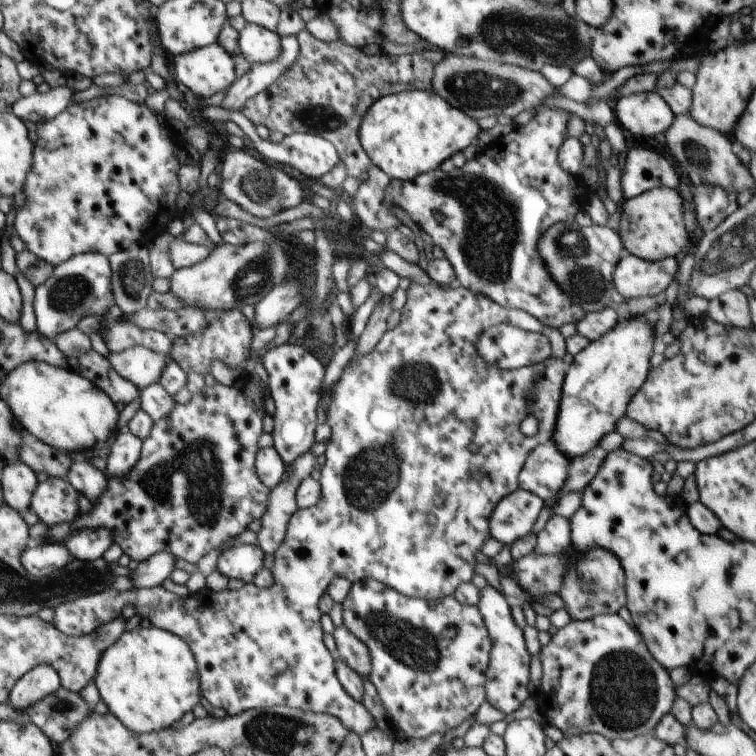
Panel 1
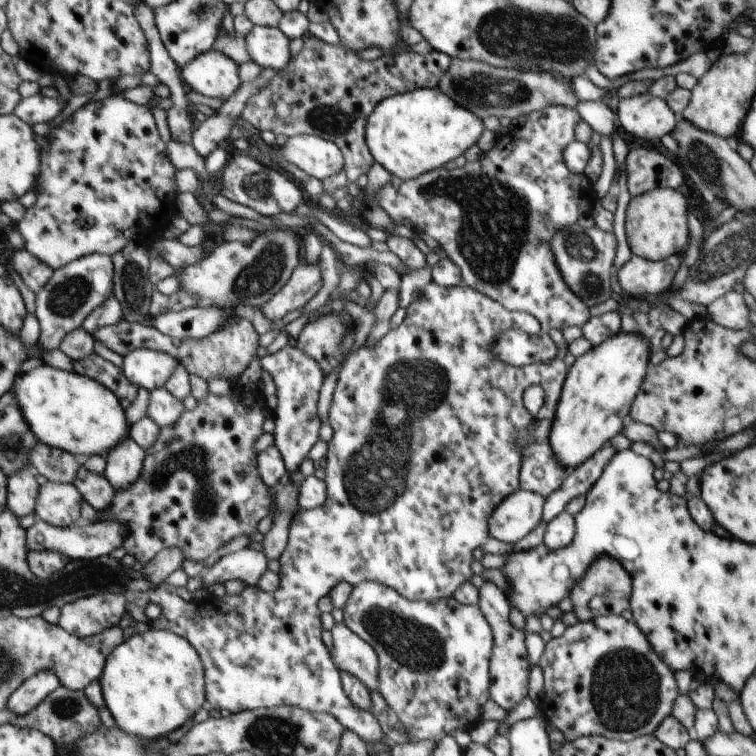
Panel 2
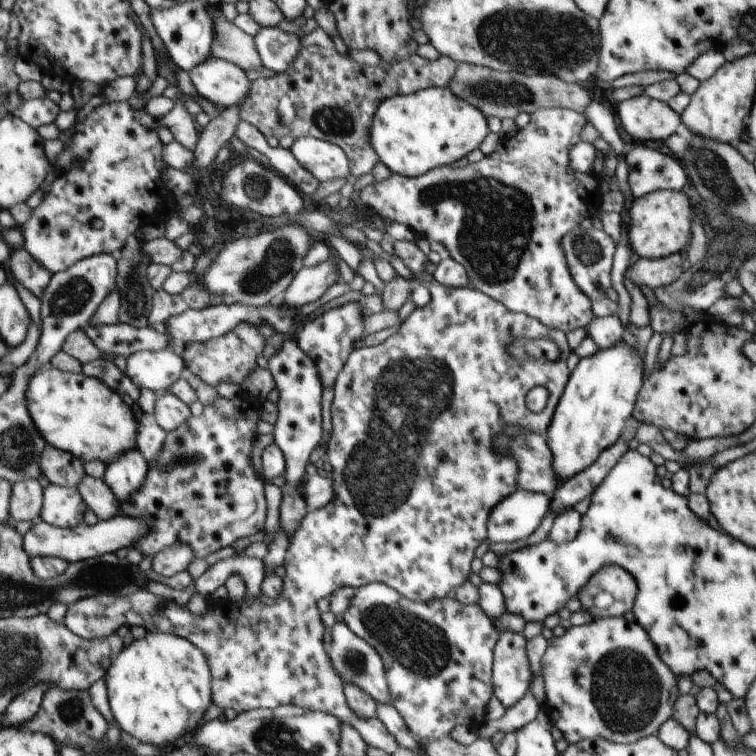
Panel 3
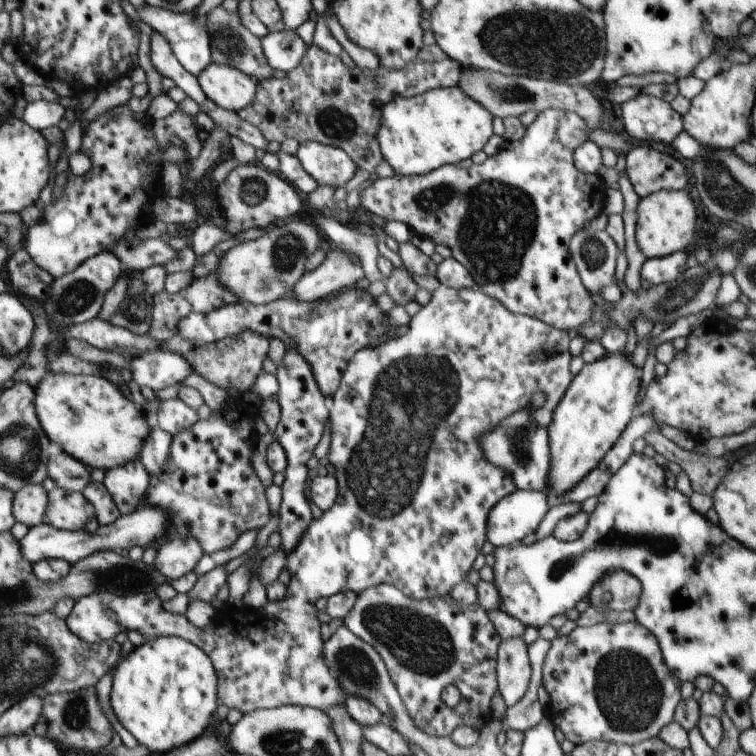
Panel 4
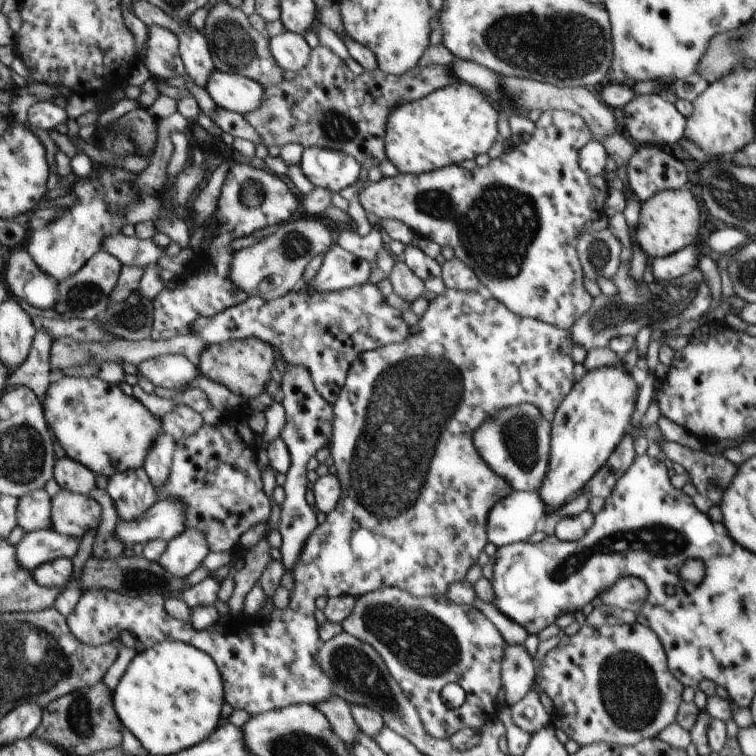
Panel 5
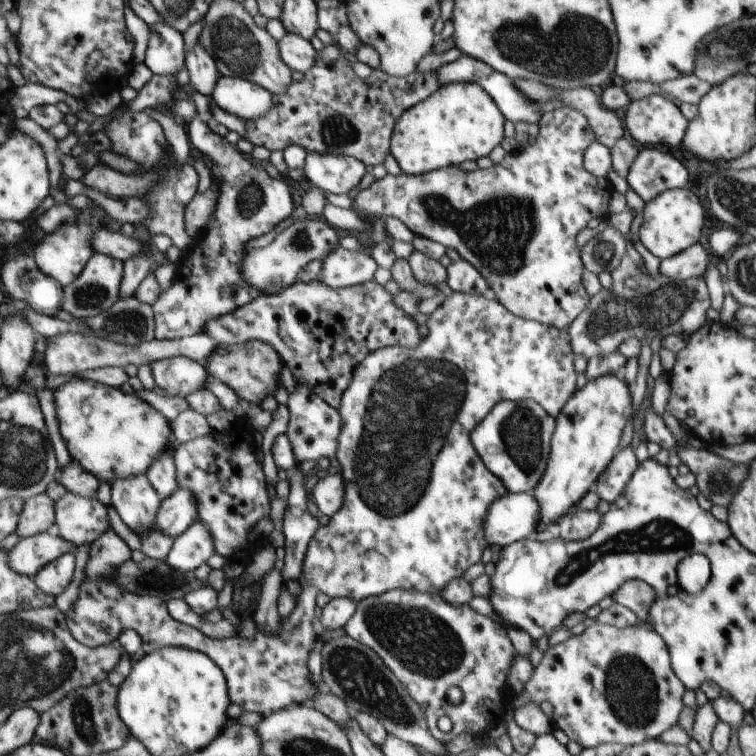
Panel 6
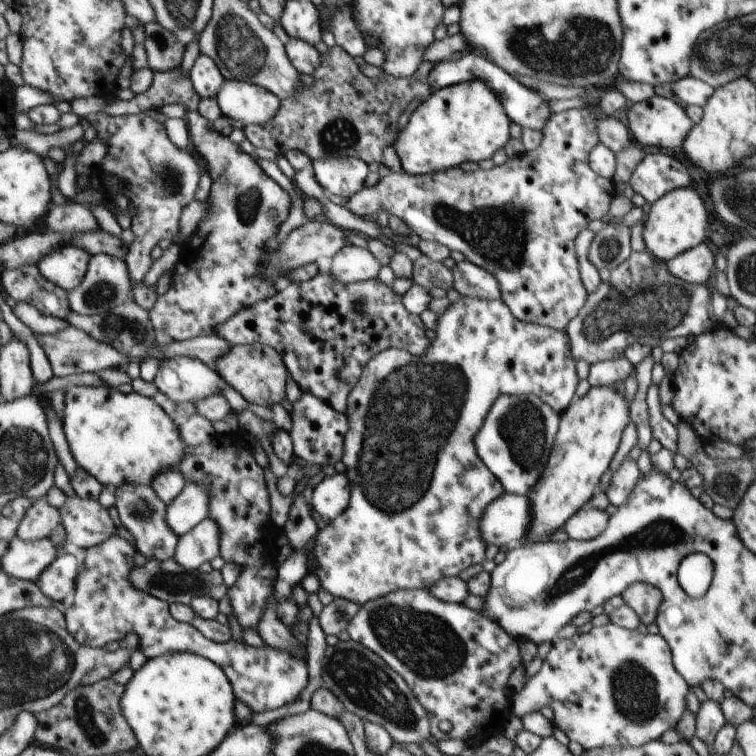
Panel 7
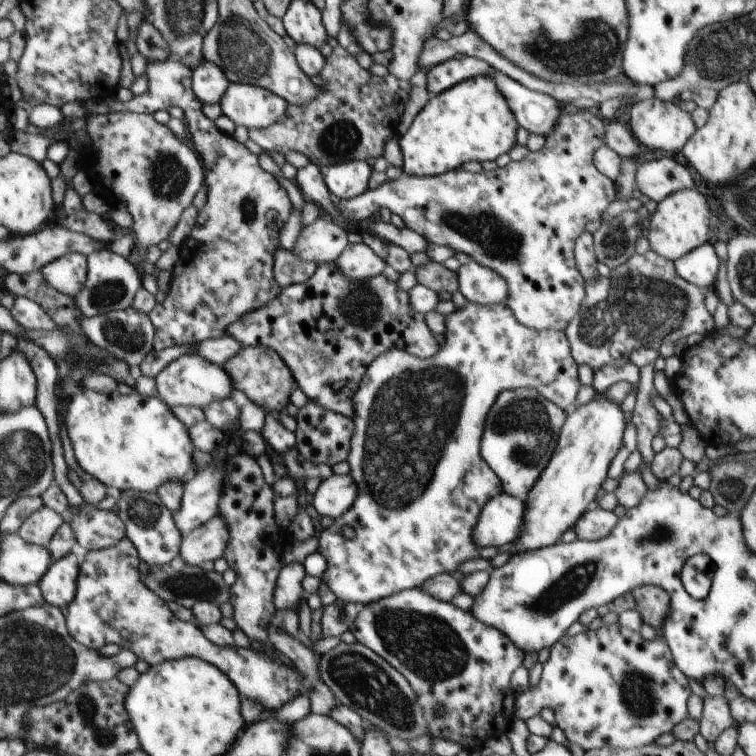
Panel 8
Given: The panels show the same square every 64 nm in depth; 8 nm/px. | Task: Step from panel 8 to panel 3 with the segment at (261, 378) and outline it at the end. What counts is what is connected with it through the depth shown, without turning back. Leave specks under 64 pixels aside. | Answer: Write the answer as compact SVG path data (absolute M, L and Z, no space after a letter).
M241 323L233 332L228 335L217 337L209 342L190 343L182 351L182 358L187 362L188 372L198 375L208 385L218 386L220 382L235 383L241 385L258 366L260 354L264 354L264 348L268 339L260 330L251 323Z

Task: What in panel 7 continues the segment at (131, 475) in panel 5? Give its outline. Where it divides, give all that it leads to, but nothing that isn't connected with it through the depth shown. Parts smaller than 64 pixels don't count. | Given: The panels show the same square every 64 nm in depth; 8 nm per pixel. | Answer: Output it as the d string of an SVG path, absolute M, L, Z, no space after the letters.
M127 483L117 490L116 507L121 521L136 540L136 548L148 559L168 561L175 558L181 537L167 522L168 504L156 493L152 485Z

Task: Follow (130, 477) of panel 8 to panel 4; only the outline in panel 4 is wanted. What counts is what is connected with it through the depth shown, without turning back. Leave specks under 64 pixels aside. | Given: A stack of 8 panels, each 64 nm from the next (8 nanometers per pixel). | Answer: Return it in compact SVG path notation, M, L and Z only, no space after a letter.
M50 370L35 392L35 404L44 430L64 451L89 468L102 468L108 472L142 458L152 430L146 420L146 410L134 399L128 400L121 388L106 376L55 373Z

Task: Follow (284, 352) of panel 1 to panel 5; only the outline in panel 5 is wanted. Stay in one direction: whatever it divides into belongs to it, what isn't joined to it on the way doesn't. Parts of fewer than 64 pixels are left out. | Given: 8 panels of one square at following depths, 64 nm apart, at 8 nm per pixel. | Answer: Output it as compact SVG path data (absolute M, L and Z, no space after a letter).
M288 362L285 375L282 377L282 404L286 410L286 425L281 432L281 438L291 449L293 464L284 484L286 500L281 506L280 531L283 536L283 559L289 572L293 572L303 556L304 548L312 534L319 528L316 509L308 502L308 490L311 488L308 480L308 464L310 460L327 446L330 449L334 432L335 414L330 401L324 398L316 387L312 372L304 365Z

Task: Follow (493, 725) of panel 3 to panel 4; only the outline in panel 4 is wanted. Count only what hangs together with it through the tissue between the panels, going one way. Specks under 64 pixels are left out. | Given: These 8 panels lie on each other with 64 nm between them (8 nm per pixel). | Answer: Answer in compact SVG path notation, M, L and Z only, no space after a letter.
M538 638L530 646L527 646L531 667L529 688L526 695L517 704L506 710L500 721L504 731L513 729L524 733L547 715L547 709L540 705L537 691L543 685L543 663L550 646L551 641L542 638Z

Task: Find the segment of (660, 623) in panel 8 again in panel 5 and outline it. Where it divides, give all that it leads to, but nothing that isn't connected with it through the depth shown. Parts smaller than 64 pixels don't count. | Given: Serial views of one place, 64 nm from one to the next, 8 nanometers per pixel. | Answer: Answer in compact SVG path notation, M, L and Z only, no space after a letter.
M624 575L600 596L604 605L616 606L638 614L647 598L647 587L642 580Z

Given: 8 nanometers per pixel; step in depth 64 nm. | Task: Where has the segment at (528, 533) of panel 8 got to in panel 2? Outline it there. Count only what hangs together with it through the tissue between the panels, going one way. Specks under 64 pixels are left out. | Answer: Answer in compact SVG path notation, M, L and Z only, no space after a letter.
M620 330L600 345L592 346L589 352L576 357L564 382L548 443L566 470L582 466L620 434L624 424L620 418L628 416L632 400L636 400L642 390L642 382L646 382L644 376L647 376L650 358L648 344L640 334Z

